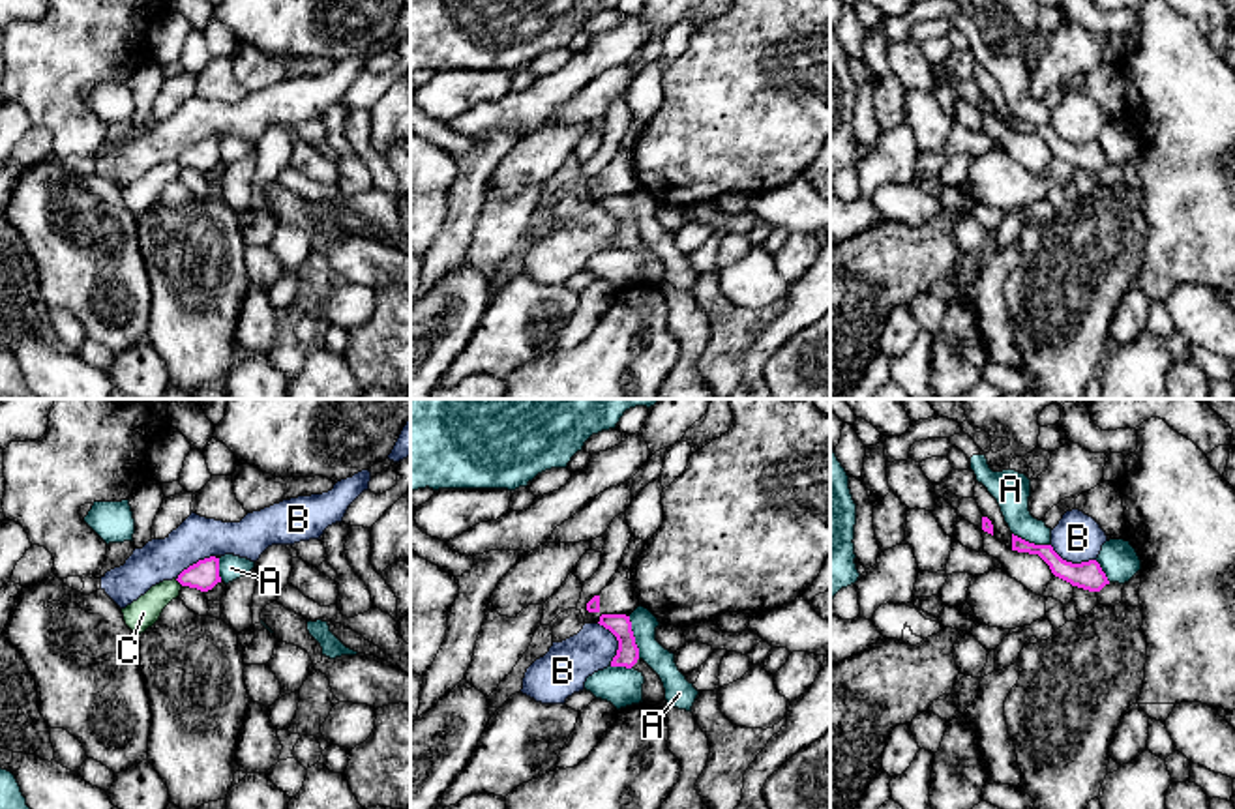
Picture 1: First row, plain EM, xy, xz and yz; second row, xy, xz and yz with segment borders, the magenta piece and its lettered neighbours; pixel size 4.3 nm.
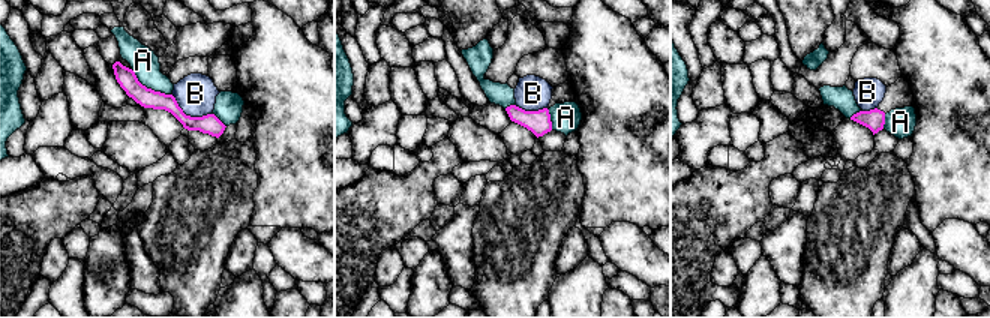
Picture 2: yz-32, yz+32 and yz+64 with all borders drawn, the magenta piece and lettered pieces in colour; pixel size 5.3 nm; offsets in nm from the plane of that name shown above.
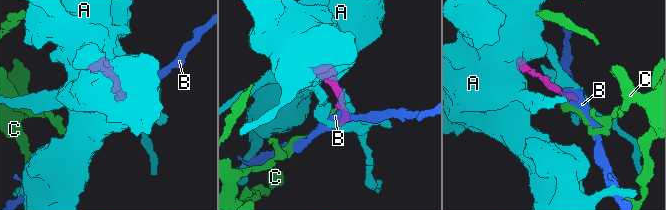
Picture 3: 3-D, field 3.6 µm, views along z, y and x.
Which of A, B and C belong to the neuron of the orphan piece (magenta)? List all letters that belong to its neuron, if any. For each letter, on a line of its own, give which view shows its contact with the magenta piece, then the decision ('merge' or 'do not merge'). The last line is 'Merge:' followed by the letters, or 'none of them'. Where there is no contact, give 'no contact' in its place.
A: xz | do not merge
B: xz | do not merge
C: xy | do not merge
Merge: none of them

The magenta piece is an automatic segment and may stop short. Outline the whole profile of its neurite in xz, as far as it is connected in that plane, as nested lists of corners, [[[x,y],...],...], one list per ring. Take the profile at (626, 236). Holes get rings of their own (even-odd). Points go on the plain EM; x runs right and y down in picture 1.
[[[602,195],[598,204],[618,221],[611,247],[635,249],[645,257],[643,283],[663,294],[669,307],[667,328],[682,345],[678,363],[662,384],[658,399],[714,399],[695,371],[695,363],[708,343],[710,326],[707,315],[692,292],[667,285],[660,257],[639,238],[630,197]]]

